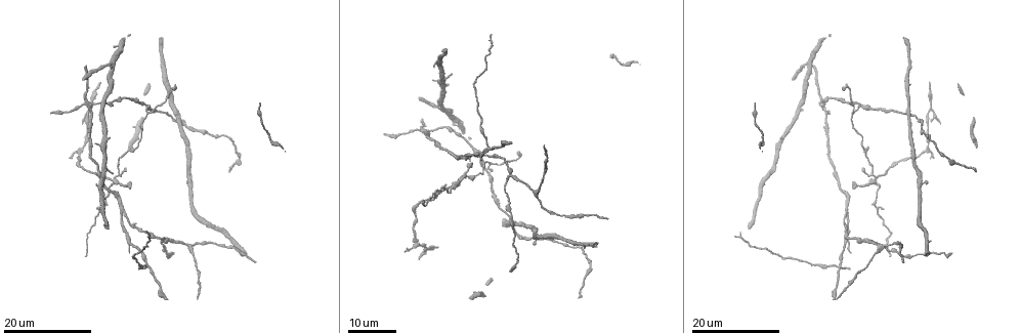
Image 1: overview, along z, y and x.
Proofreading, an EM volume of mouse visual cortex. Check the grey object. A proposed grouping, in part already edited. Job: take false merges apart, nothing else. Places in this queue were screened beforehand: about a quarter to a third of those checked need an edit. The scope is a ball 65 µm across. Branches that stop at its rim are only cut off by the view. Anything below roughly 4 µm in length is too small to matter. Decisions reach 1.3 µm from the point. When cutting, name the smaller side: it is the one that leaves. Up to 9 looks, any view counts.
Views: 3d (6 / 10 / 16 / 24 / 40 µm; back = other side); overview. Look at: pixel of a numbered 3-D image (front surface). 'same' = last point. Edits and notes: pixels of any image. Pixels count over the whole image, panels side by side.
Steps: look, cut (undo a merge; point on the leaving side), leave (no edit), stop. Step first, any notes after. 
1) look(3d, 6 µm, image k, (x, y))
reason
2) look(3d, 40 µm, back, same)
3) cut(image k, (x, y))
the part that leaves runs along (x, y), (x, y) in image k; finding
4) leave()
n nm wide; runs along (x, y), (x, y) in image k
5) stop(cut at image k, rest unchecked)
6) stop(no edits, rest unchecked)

look(3d, 16 µm, image 1, (120, 217))
two arms in line, one across

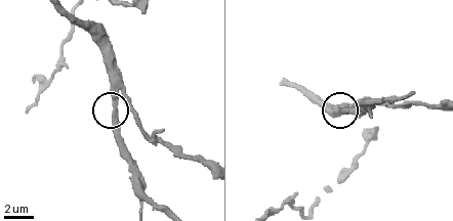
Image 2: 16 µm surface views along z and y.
look(3d, 10 µm, image 2, (115, 102))

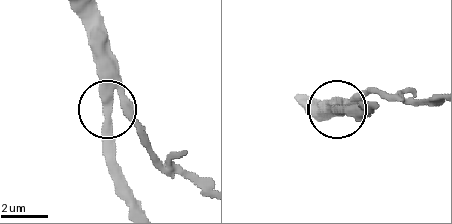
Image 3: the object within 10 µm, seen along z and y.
leave()
360 nm wide; continuous, no second neuron

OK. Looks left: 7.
look(3d, 16 µm, image 1, (454, 183))
two arms at a narrow angle

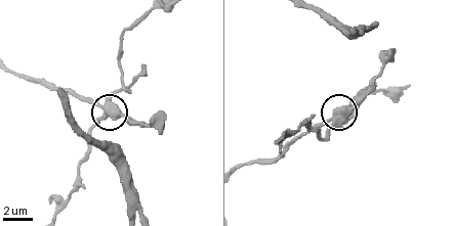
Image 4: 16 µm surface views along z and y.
look(3d, 6 µm, image 4, (104, 108))
zoom in

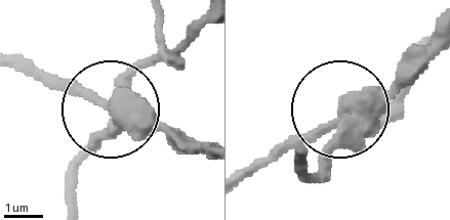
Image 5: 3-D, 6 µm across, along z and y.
cut(image 5, (90, 147))
5 arms; a second neuron is stuck on

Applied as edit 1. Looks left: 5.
look(3d, 16 µm, image 1, (128, 98))

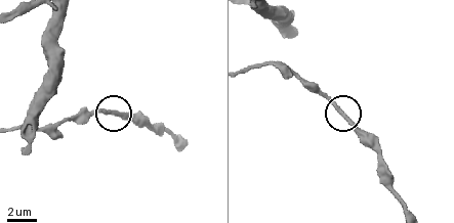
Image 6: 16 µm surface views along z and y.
look(3d, 6 µm, image 6, (336, 104))
closer look

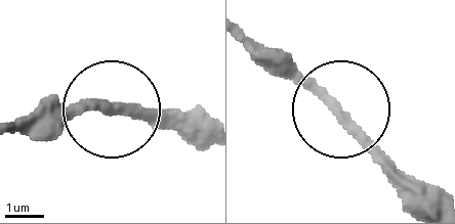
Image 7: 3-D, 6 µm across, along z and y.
leave()
270 nm wide; runs along (107, 113), (166, 106), (202, 117) in image 7; all the same neuron

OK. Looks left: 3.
look(3d, 16 µm, image 1, (512, 176))

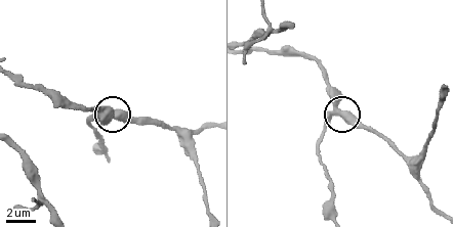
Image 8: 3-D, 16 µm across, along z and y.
look(3d, 6 µm, image 8, (336, 113))

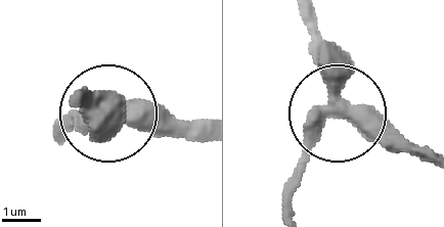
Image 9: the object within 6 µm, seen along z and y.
leave()
side arm 25 µm; runs along (300, 15), (336, 103), (291, 188) in image 9; continuous, no second neuron

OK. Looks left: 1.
stop(cut at image 5, rest unchecked)

